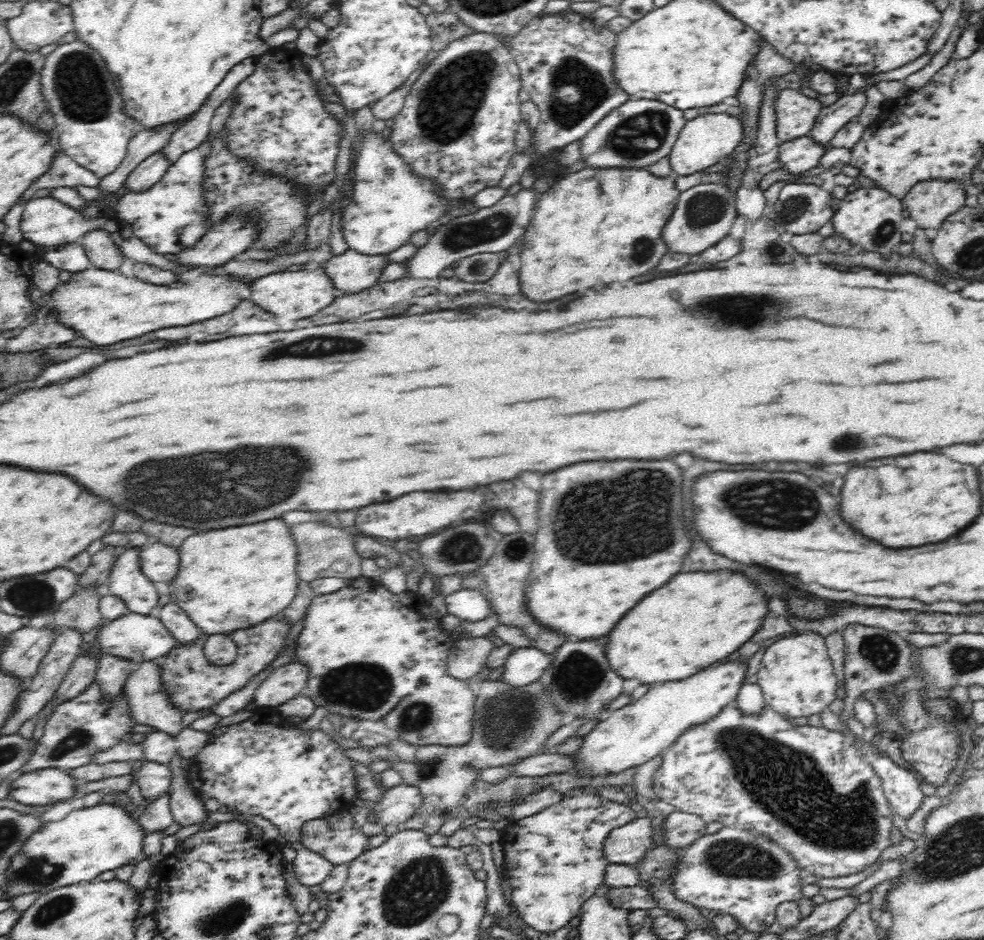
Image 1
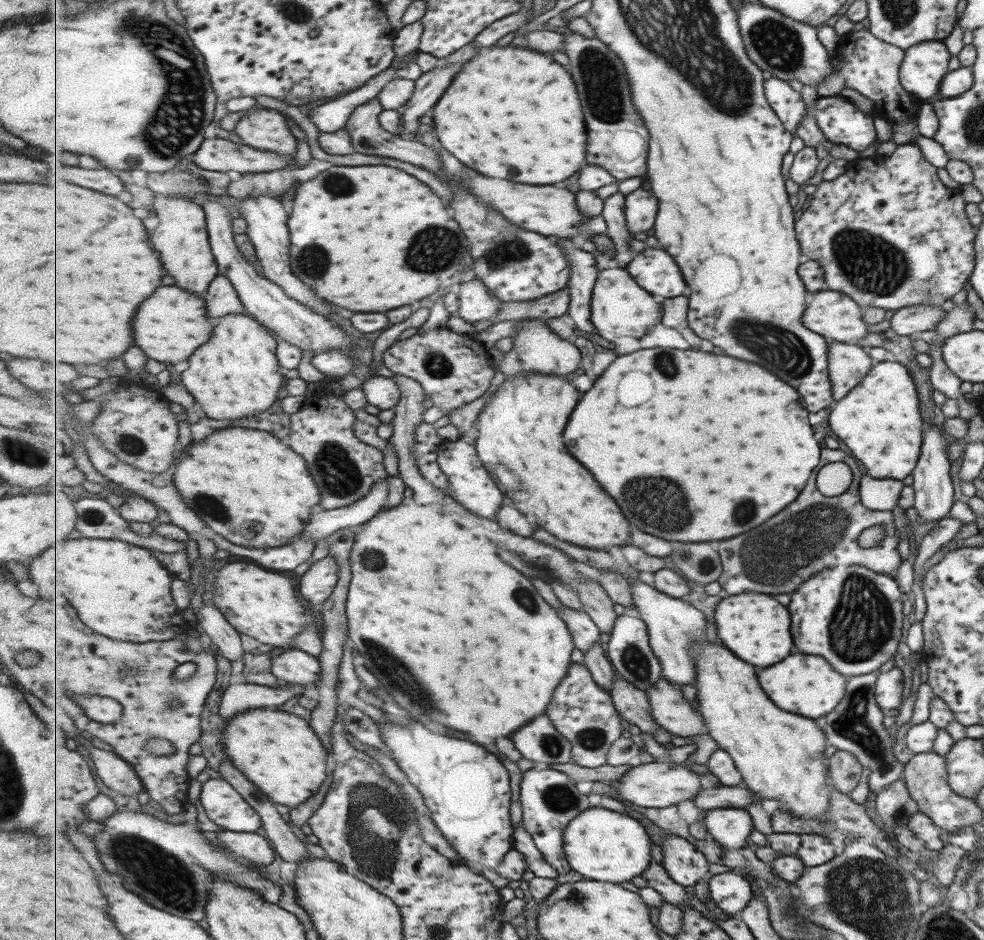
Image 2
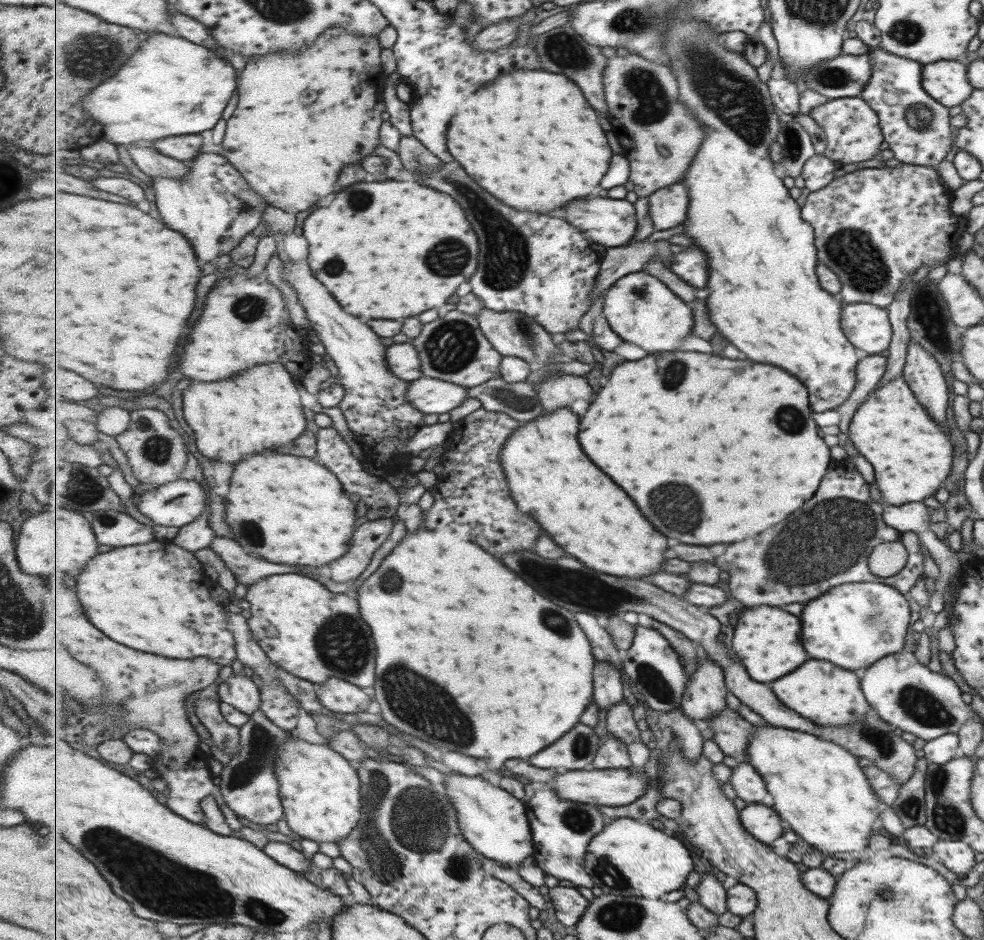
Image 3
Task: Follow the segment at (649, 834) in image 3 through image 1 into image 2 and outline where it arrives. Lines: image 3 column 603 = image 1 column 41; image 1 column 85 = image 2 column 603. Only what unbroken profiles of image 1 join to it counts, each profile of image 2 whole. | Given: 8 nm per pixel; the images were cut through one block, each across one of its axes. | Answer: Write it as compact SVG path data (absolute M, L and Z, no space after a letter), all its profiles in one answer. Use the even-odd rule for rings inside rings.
M589 808L589 812L577 816L575 822L569 822L565 827L564 848L572 870L583 878L617 885L641 877L659 857L658 848L639 820L607 808Z

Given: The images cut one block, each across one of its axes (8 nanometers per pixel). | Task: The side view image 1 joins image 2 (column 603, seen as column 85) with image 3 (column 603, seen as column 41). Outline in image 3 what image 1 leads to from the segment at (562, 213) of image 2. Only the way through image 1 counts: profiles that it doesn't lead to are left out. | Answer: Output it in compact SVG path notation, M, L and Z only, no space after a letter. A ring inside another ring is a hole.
M595 197L593 200L577 200L565 208L567 220L577 224L579 231L592 242L606 247L624 247L637 235L639 220L636 205L626 199L613 199L609 197Z

